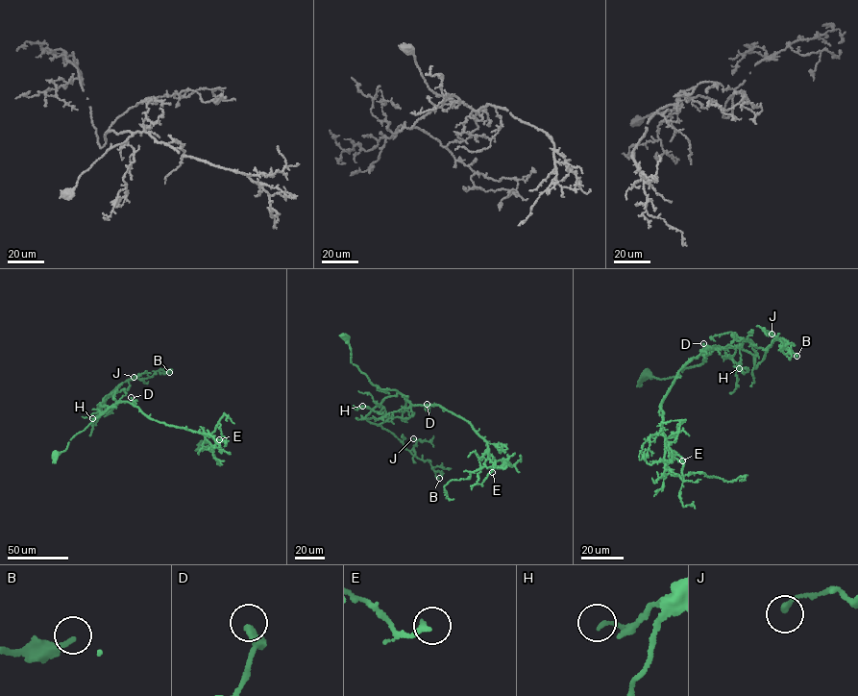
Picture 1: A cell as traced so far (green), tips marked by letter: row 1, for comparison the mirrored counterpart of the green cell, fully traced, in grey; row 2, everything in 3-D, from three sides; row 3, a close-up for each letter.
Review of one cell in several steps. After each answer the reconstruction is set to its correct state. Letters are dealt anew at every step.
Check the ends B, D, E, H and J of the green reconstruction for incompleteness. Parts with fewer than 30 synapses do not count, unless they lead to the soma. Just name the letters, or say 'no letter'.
no letter

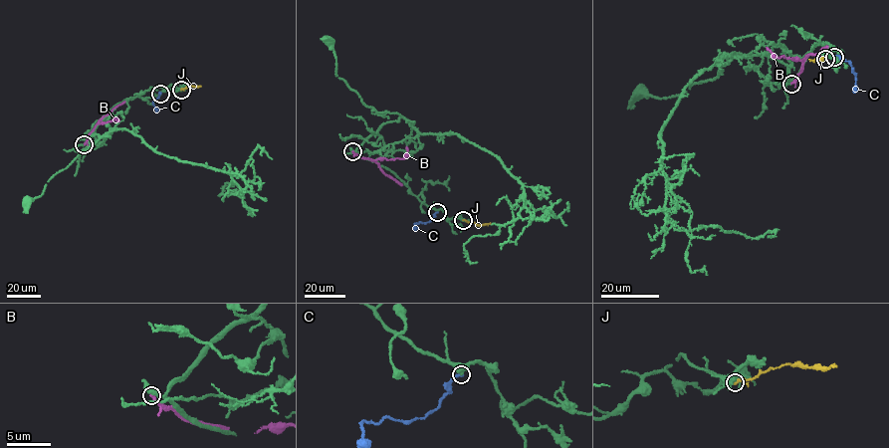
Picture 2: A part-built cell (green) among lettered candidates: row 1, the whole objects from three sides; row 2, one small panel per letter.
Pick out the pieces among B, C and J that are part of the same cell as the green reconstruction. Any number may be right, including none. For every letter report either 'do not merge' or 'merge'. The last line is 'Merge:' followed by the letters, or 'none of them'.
B: do not merge
C: merge
J: do not merge
Merge: C

